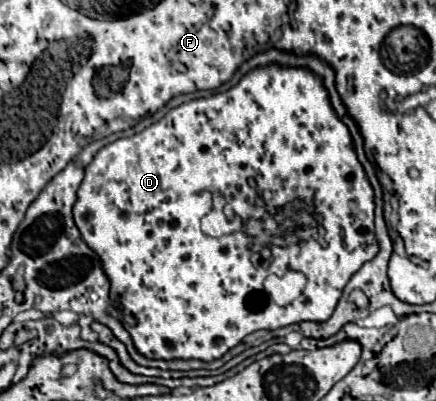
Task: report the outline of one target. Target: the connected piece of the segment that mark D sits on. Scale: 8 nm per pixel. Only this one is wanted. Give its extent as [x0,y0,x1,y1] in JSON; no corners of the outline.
[73,63,379,361]

